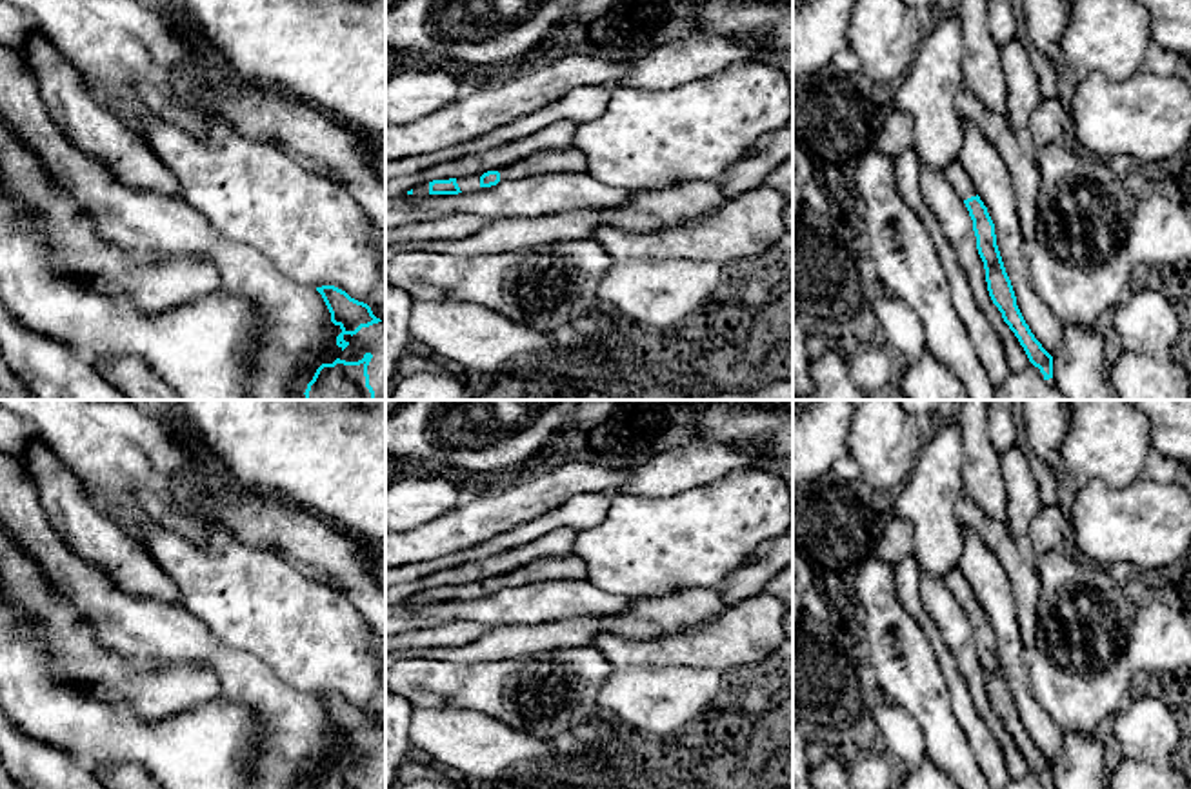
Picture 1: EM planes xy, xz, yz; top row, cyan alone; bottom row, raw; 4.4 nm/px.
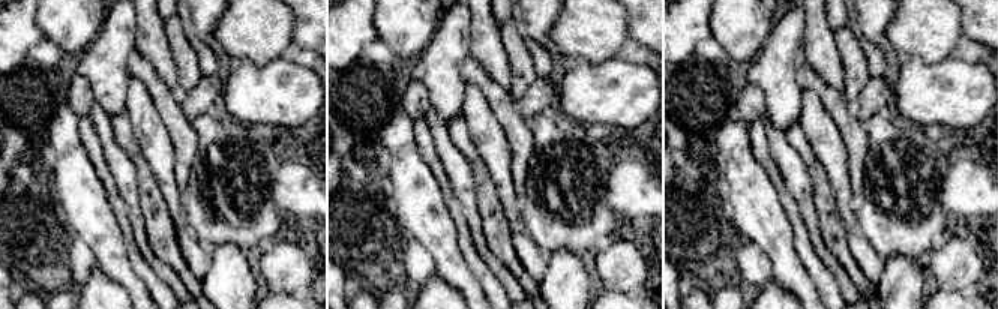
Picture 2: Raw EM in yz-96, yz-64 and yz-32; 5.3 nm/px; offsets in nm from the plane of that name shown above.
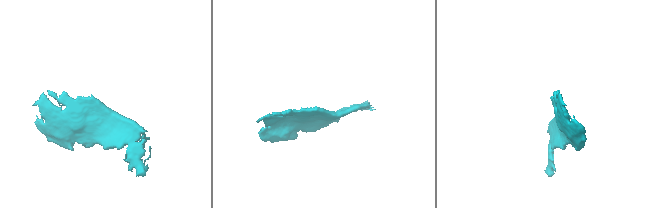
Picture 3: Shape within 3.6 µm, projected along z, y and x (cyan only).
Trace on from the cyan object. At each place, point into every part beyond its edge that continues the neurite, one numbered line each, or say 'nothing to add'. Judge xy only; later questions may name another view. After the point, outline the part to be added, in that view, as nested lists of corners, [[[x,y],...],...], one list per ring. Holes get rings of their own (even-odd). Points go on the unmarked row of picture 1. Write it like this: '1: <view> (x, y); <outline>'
1: xy (371, 746); [[[385,729],[362,734],[356,742],[344,742],[349,751],[342,760],[340,767],[358,769],[365,760],[373,765],[367,773],[369,789],[385,789]]]

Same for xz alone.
1: xz (466, 591); [[[480,584],[456,585],[456,591],[458,591],[462,600],[471,600],[475,594],[480,593]]]

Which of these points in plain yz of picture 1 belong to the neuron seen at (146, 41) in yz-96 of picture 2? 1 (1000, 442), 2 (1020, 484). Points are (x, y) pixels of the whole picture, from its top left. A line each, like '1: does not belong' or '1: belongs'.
1: does not belong
2: does not belong

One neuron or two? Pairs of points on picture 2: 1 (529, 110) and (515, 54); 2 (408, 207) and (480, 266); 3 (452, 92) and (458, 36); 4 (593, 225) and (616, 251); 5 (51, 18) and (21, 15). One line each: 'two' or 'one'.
1: one
2: two
3: one
4: two
5: two

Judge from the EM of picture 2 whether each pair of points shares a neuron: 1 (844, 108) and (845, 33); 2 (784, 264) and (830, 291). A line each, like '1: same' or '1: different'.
1: different
2: different

